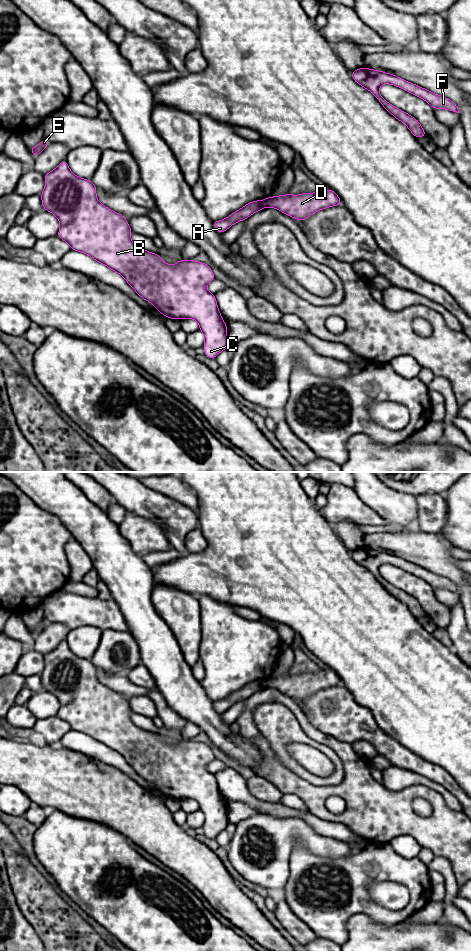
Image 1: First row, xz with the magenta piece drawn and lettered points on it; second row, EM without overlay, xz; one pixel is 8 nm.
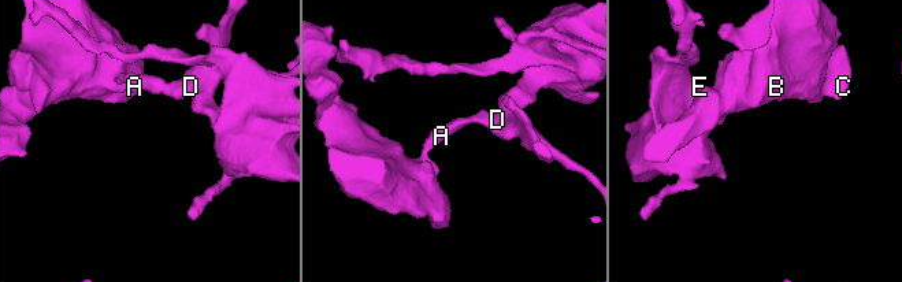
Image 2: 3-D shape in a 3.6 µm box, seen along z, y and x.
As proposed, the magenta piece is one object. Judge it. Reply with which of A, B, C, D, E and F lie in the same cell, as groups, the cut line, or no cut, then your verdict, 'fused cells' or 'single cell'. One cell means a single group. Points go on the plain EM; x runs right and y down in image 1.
groups A B C E / D F; cut xz (262, 681), (264, 686); fused cells

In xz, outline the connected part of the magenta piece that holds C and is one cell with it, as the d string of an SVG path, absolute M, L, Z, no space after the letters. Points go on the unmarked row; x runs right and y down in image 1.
M67 640L61 641L55 649L43 656L45 659L45 668L41 673L43 689L57 697L60 703L57 716L60 719L67 722L72 730L84 733L122 755L141 778L151 783L165 797L178 800L196 800L199 804L199 810L205 816L203 828L204 834L208 838L214 839L220 832L226 830L229 824L227 804L221 797L215 775L207 770L207 765L215 759L209 745L193 739L178 740L175 745L169 745L162 740L160 735L136 726L131 721L133 712L126 698L101 684L96 676L98 668L91 660L76 656L70 650Z

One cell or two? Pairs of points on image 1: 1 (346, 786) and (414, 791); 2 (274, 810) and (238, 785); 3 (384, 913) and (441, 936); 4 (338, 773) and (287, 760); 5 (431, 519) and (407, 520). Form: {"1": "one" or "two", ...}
{"1": "one", "2": "one", "3": "two", "4": "one", "5": "two"}

